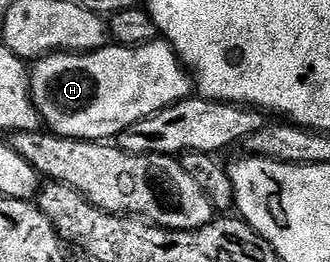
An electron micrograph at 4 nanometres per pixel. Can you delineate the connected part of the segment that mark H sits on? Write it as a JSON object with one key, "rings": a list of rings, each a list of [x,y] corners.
{"rings":[[[154,40],[137,46],[108,44],[88,54],[60,52],[40,58],[30,67],[31,99],[39,110],[42,125],[62,138],[86,142],[118,139],[119,133],[137,120],[153,116],[157,111],[183,98],[192,97],[193,79],[179,60],[179,55],[166,40]]]}

